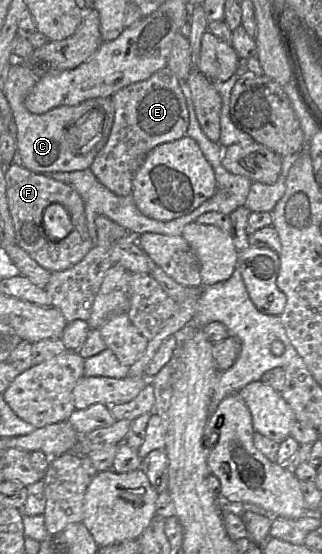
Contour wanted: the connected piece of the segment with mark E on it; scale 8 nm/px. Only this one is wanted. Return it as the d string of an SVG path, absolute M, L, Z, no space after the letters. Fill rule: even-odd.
M167 66L144 81L120 89L111 98L115 111L112 129L107 143L98 152L89 168L96 178L115 194L132 196L133 180L150 151L160 144L178 140L187 134L189 112L180 80Z

